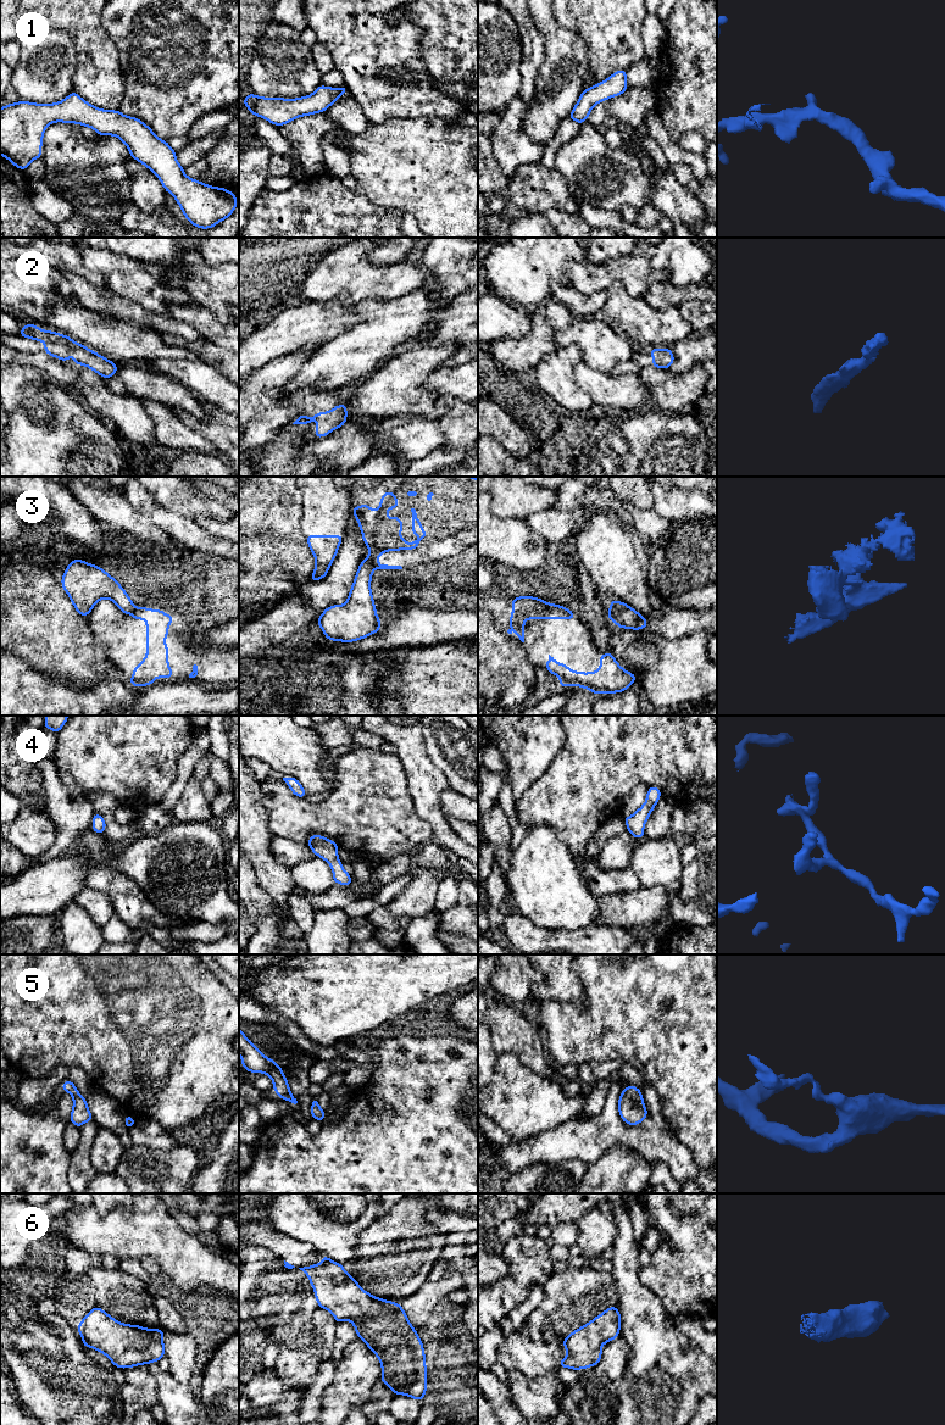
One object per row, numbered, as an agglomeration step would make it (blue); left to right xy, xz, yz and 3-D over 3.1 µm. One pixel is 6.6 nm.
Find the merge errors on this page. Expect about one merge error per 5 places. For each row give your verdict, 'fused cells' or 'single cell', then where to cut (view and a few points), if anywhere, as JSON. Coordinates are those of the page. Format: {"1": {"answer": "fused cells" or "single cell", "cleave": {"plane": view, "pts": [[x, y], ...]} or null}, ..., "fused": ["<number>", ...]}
{"1": {"answer": "single cell", "cleave": null}, "2": {"answer": "single cell", "cleave": null}, "3": {"answer": "fused cells", "cleave": {"plane": "xz", "pts": [[368, 558], [374, 567]]}}, "4": {"answer": "single cell", "cleave": null}, "5": {"answer": "single cell", "cleave": null}, "6": {"answer": "single cell", "cleave": null}, "fused": ["3"]}

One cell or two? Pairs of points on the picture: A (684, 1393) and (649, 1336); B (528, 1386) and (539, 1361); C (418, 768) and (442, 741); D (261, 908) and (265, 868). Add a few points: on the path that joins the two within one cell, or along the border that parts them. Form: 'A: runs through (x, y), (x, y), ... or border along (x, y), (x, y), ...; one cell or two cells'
A: runs through (670, 1379), (657, 1351); one cell
B: border along (506, 1369), (516, 1369), (528, 1376), (554, 1374); two cells
C: border along (422, 729), (427, 756), (446, 779); two cells
D: border along (251, 864), (257, 884), (283, 909); two cells

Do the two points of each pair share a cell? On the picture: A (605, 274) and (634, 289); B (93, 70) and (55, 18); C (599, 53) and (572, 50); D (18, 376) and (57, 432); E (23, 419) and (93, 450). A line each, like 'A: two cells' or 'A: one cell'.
A: one cell
B: one cell
C: two cells
D: one cell
E: one cell

